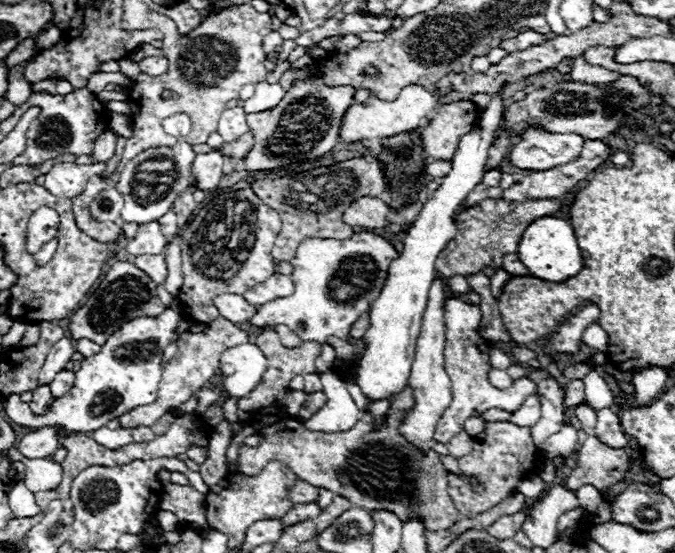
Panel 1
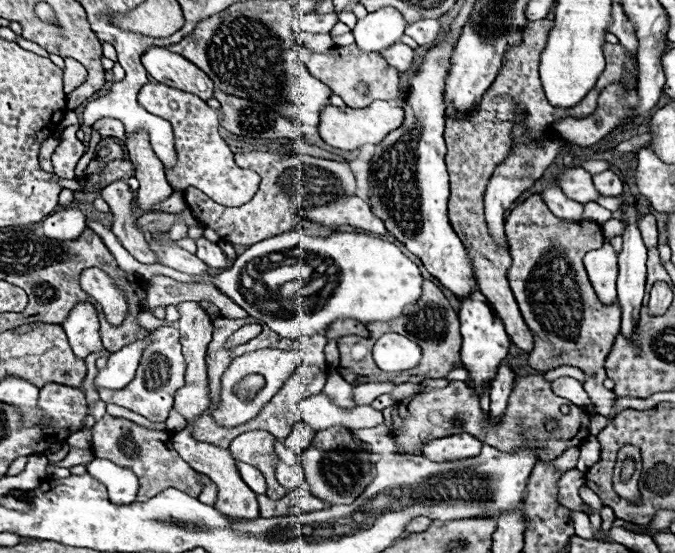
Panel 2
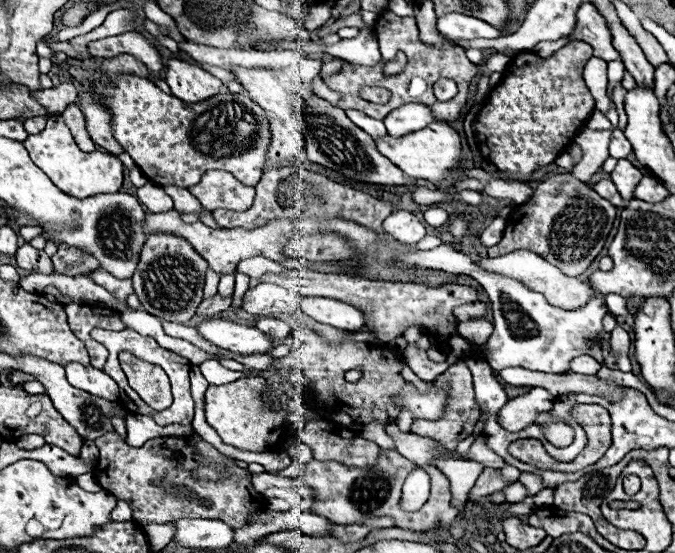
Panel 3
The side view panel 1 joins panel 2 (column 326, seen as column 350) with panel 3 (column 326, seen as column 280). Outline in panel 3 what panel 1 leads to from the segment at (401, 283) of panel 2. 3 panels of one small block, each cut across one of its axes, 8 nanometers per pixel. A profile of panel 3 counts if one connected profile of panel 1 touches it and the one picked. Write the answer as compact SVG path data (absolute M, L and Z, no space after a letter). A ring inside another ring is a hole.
M306 296L300 300L300 308L304 314L314 318L316 322L330 324L330 326L340 328L340 330L356 332L356 330L366 326L364 312L358 310L356 306L348 304L348 302L328 300L328 298L318 298L318 296L316 298Z

